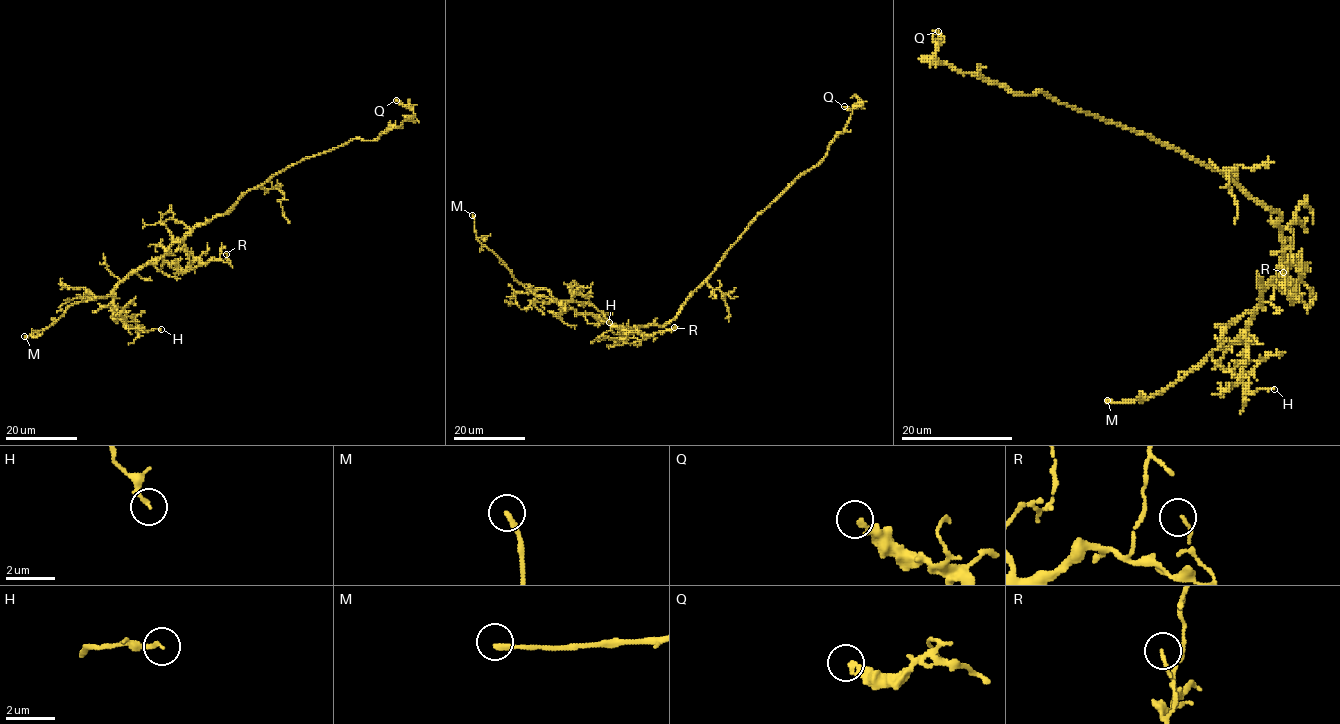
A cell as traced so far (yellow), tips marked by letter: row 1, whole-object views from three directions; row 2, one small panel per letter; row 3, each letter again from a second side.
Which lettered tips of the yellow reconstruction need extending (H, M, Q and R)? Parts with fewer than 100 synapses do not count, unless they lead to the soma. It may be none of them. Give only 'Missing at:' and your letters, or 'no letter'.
Missing at: M

